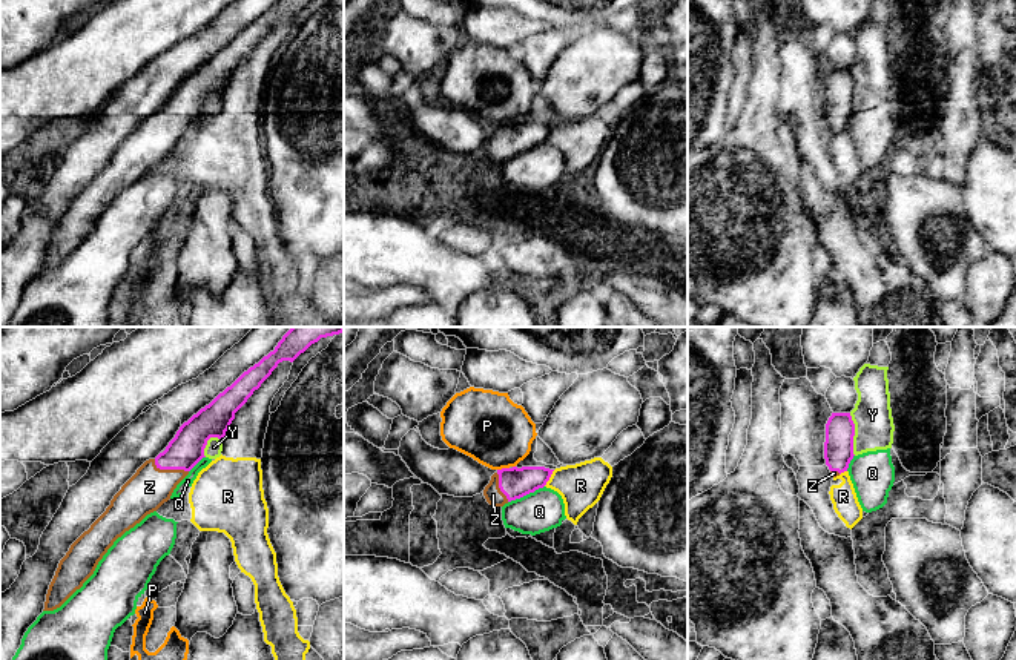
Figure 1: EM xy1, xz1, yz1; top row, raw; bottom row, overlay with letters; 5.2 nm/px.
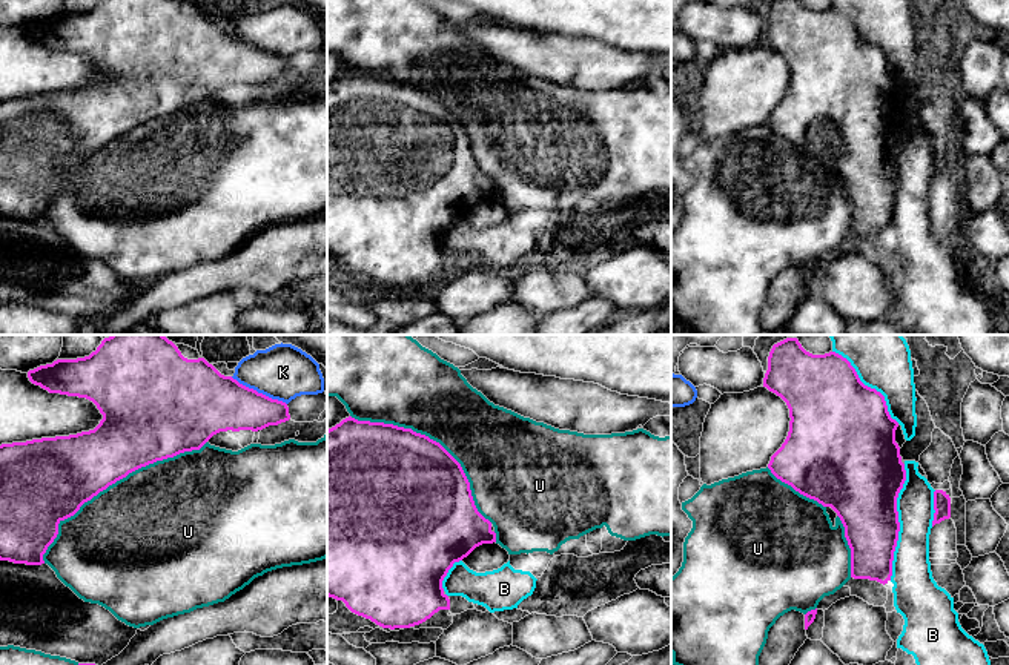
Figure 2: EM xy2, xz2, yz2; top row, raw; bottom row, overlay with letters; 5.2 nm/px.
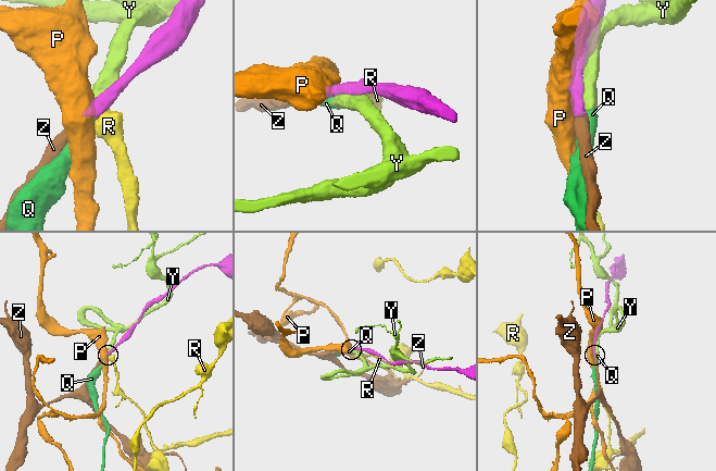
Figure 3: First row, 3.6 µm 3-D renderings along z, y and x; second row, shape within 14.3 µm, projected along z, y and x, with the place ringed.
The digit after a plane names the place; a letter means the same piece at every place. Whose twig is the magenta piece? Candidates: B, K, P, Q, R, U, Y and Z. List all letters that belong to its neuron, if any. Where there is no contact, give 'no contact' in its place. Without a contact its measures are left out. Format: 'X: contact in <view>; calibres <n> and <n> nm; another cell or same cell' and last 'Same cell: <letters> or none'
B: contact in yz2; calibres 360 and 200 nm; another cell
K: contact in xy2; calibres 320 and 300 nm; another cell
P: contact in xz1; calibres 160 and 380 nm; another cell
Q: contact in xz1; calibres 160 and 220 nm; another cell
R: contact in xz1; calibres 160 and 240 nm; another cell
U: contact in xy2; calibres 380 and 480 nm; another cell
Y: contact in yz1; calibres 160 and 200 nm; another cell
Z: contact in xy1; calibres 180 and 220 nm; same cell
Same cell: Z

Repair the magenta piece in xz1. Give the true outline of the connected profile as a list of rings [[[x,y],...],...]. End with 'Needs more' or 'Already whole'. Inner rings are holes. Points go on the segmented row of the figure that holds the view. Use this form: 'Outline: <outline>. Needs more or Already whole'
Outline: [[[513,467],[497,470],[483,490],[490,505],[503,507],[505,503],[520,499],[539,488],[543,488],[554,470],[545,467]]]. Needs more

